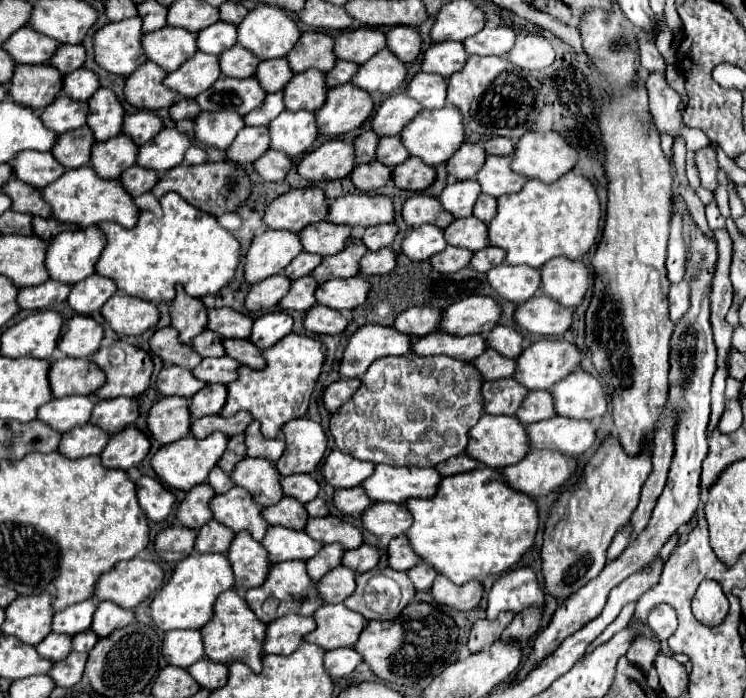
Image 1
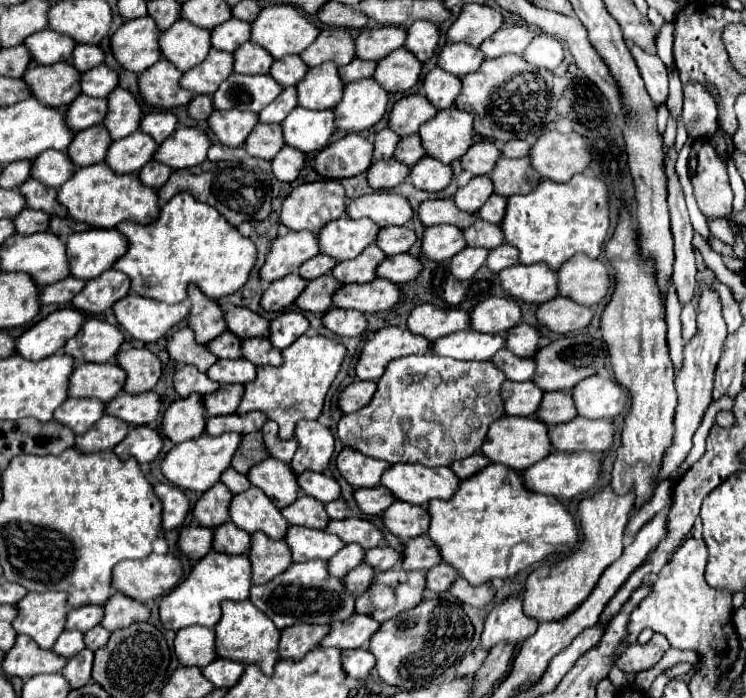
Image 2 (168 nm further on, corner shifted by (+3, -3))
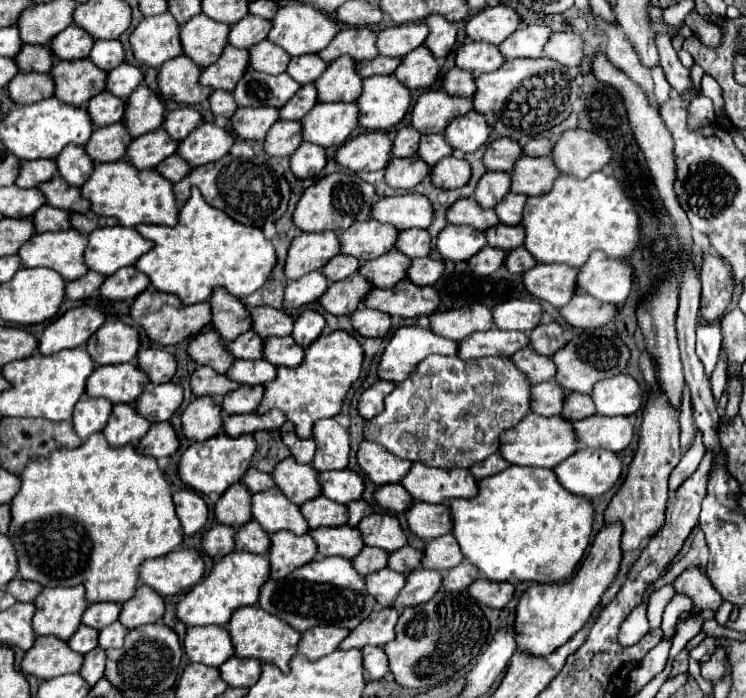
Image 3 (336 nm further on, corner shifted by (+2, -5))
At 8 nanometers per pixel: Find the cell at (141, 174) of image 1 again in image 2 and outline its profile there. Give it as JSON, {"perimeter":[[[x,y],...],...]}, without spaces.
{"perimeter":[[[150,160],[150,162],[138,172],[138,178],[140,178],[140,182],[142,182],[144,186],[148,186],[148,188],[160,188],[160,186],[164,186],[164,182],[168,180],[170,172],[172,172],[172,168],[164,166],[164,164],[158,164],[156,160]]]}

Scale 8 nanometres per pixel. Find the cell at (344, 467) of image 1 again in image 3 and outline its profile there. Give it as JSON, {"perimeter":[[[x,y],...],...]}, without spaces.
{"perimeter":[[[371,440],[361,442],[357,452],[357,462],[365,472],[365,476],[371,478],[377,486],[401,482],[413,464],[409,460],[393,456],[389,450],[385,450],[385,446]]]}

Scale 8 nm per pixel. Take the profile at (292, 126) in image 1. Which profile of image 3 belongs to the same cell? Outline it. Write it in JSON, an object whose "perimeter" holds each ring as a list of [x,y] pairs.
{"perimeter":[[[319,102],[303,120],[305,142],[319,146],[339,146],[345,144],[351,132],[359,126],[359,108],[357,102],[337,102],[325,104]]]}

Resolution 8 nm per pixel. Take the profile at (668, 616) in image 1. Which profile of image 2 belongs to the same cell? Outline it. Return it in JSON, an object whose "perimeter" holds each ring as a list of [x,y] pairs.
{"perimeter":[[[656,632],[646,646],[634,644],[614,664],[624,672],[642,672],[652,668],[664,656],[666,650],[668,650],[668,640],[664,640],[664,634]]]}

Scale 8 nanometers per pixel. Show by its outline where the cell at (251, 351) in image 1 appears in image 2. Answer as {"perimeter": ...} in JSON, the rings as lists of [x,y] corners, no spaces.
{"perimeter":[[[246,338],[242,340],[242,358],[250,360],[252,364],[270,364],[270,366],[280,366],[282,356],[280,350],[272,348],[266,338]]]}

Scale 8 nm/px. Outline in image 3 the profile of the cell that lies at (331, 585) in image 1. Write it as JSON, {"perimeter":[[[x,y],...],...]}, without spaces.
{"perimeter":[[[385,568],[385,570],[379,570],[377,574],[365,576],[365,582],[367,582],[369,594],[373,594],[375,600],[377,600],[383,608],[389,608],[389,606],[393,606],[393,602],[397,600],[401,588],[405,586],[407,576],[401,574],[401,572],[391,570],[391,568]]]}

